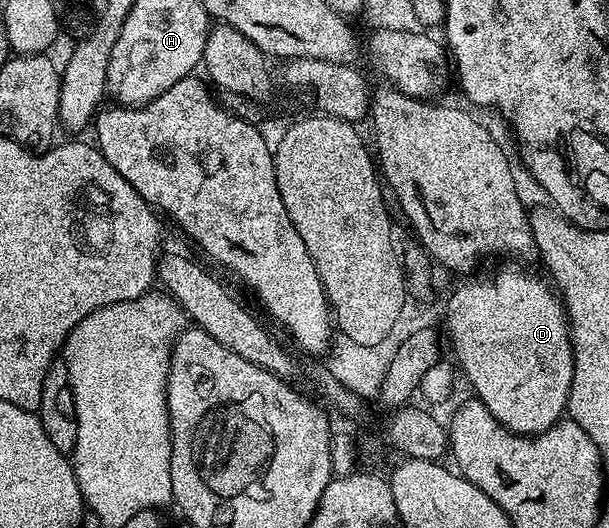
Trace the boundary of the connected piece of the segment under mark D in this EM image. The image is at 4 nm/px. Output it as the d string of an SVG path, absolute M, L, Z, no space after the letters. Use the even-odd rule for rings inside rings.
M507 268L492 280L471 280L461 285L447 300L447 336L455 351L454 363L461 372L463 367L475 391L472 393L487 407L489 414L518 436L536 436L564 419L569 390L573 386L572 331L567 323L567 310L563 297L540 276L519 268Z

